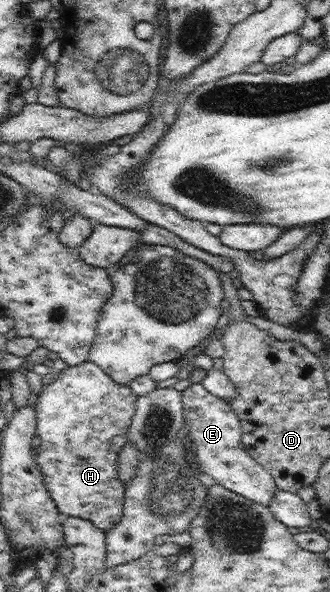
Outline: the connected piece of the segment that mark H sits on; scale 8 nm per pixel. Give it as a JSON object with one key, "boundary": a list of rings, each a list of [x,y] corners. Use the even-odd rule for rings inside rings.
{"boundary":[[[84,361],[79,365],[68,366],[60,372],[55,373],[55,378],[52,383],[45,384],[38,393],[38,398],[36,401],[36,435],[40,437],[41,444],[37,446],[37,454],[35,459],[41,473],[43,474],[43,481],[47,491],[51,494],[53,501],[56,503],[57,509],[61,514],[73,517],[82,517],[87,521],[91,521],[95,527],[101,529],[103,532],[111,530],[112,526],[119,523],[120,517],[123,515],[124,510],[124,491],[125,488],[122,486],[122,481],[118,476],[118,455],[123,449],[123,446],[128,440],[128,431],[130,425],[132,424],[132,417],[136,412],[136,401],[138,395],[133,393],[131,388],[127,385],[121,385],[117,381],[113,381],[109,377],[108,373],[105,373],[98,365],[95,365],[92,361]]]}

